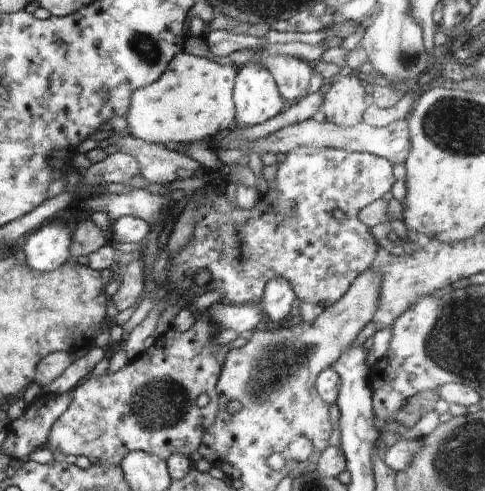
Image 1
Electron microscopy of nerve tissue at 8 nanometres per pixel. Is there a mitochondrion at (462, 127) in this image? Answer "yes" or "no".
yes

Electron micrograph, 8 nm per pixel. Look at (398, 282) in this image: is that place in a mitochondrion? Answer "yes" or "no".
no

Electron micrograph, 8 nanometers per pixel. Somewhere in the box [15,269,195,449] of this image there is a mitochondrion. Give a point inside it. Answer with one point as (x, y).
(160, 402)

